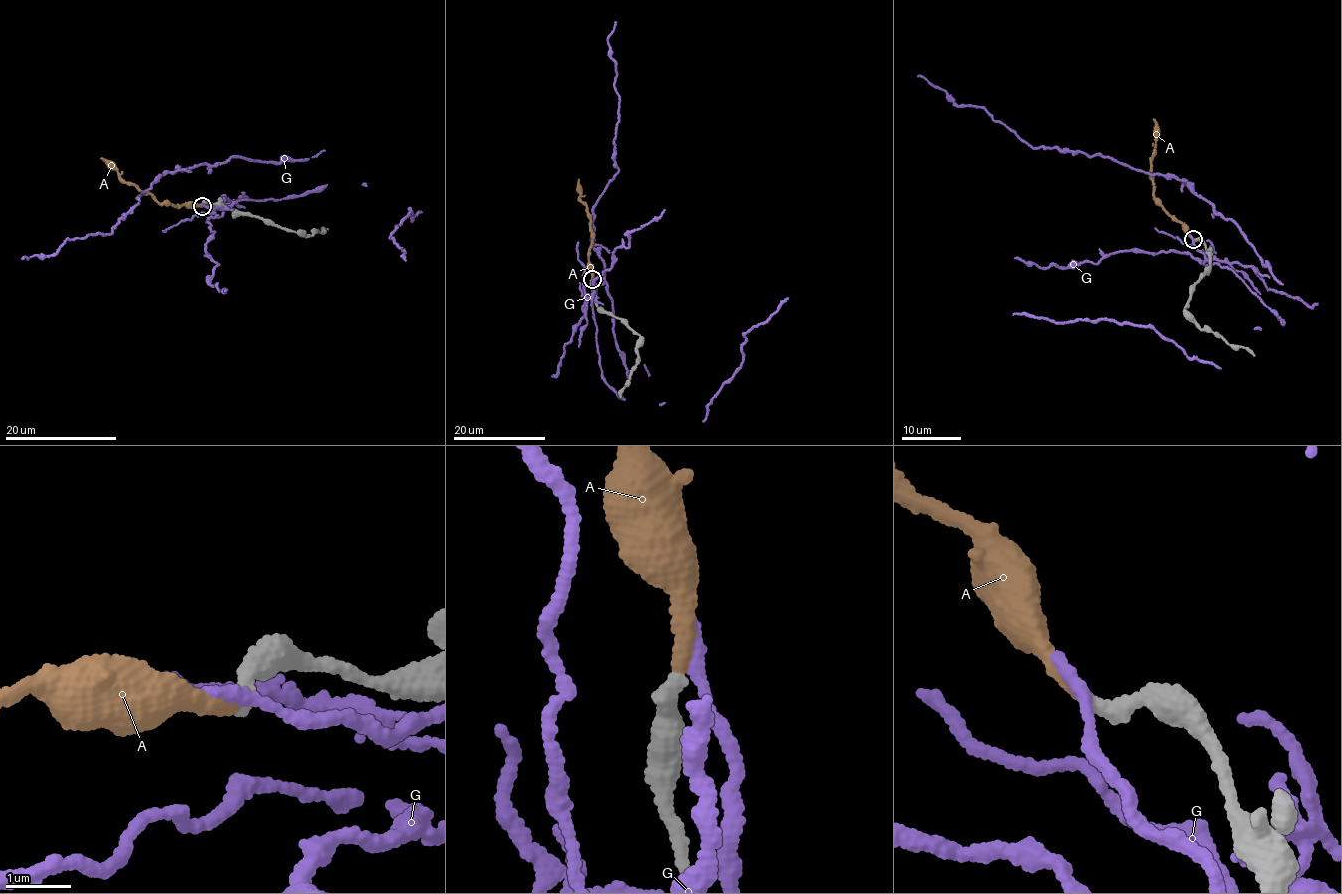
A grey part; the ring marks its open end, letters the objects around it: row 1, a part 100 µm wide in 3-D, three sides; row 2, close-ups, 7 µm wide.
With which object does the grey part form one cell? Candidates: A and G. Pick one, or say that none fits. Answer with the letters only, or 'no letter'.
A

